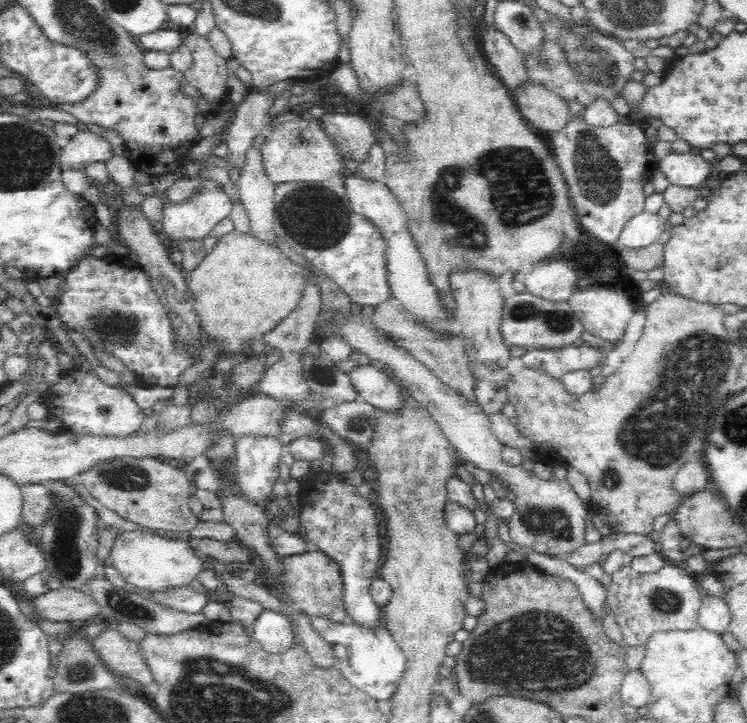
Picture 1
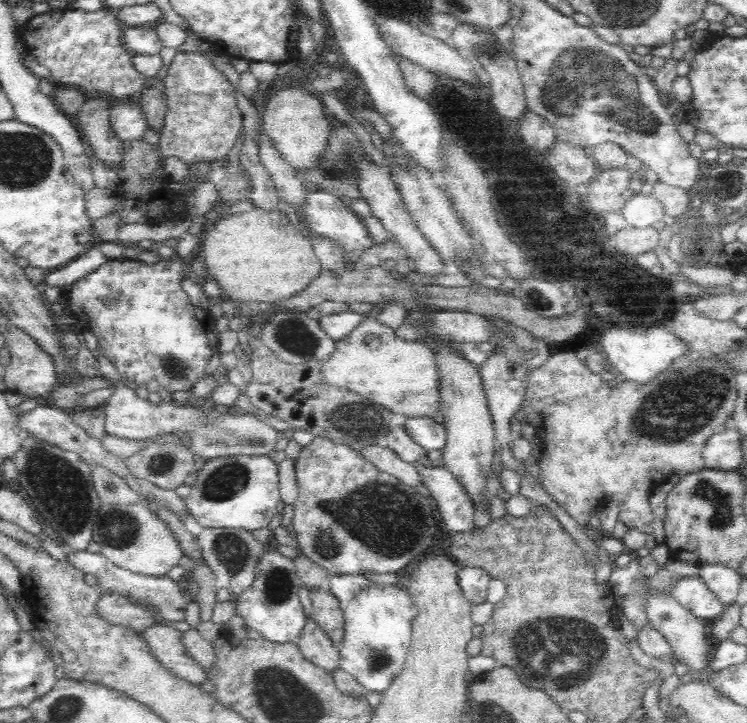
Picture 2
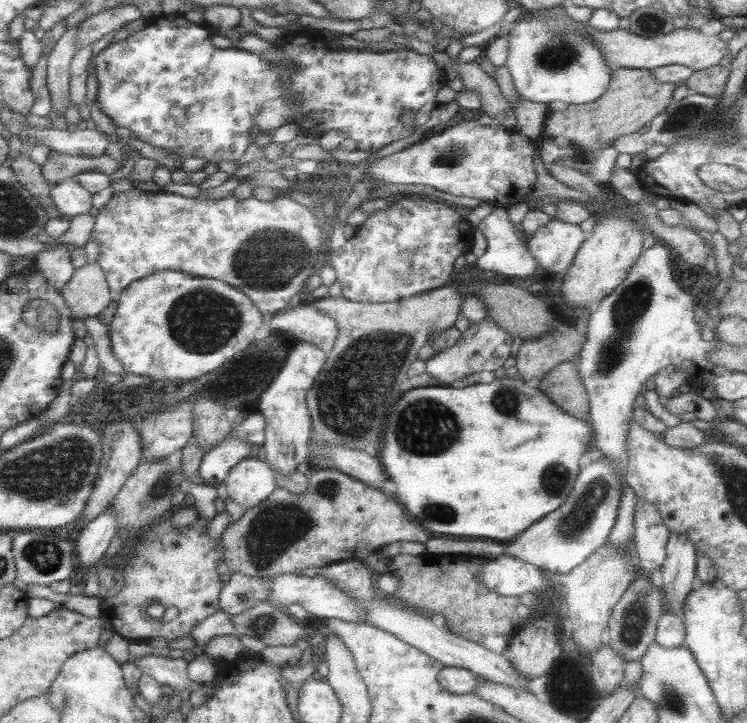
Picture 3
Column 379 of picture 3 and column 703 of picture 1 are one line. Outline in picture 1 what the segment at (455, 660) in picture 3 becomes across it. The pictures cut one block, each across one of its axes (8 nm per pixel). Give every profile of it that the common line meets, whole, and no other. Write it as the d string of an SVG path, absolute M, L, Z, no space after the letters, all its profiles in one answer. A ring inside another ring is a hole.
M704 593L698 614L697 626L721 635L731 622L731 612L722 597Z

